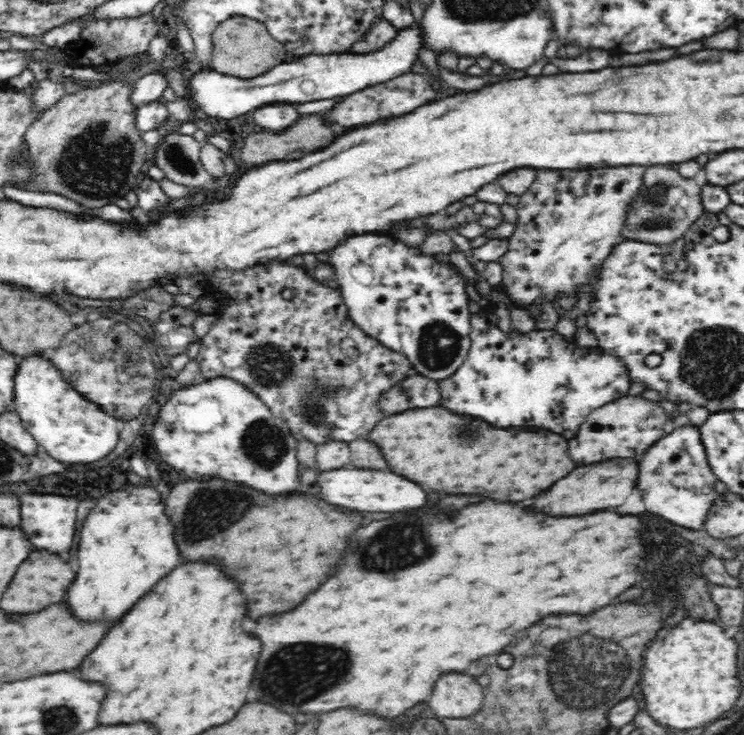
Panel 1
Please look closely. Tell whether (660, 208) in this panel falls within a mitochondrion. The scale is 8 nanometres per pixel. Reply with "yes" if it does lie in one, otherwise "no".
yes

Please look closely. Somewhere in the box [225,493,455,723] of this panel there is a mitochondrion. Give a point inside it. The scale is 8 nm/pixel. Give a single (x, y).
(296, 674)

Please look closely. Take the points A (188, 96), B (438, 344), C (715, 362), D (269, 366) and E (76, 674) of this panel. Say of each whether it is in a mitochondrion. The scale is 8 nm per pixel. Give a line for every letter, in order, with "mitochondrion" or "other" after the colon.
A: other
B: mitochondrion
C: mitochondrion
D: mitochondrion
E: other

